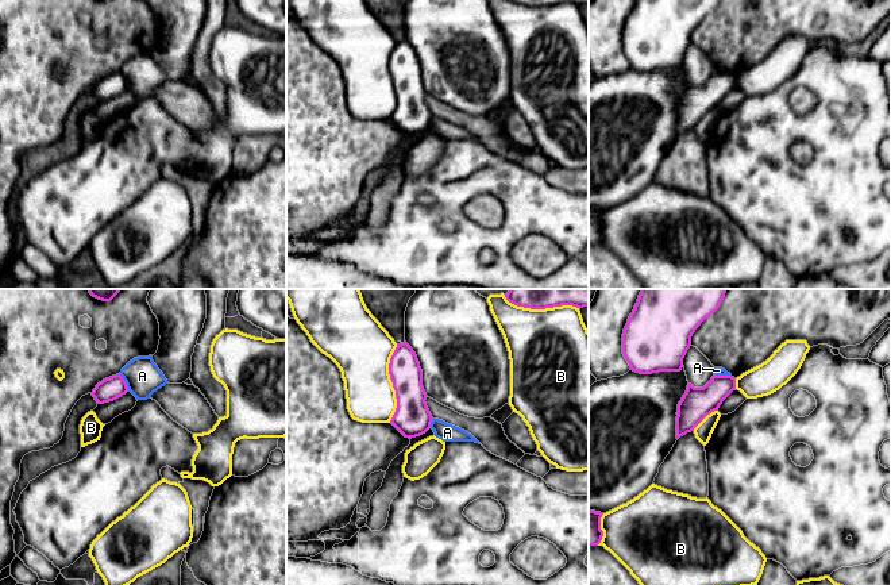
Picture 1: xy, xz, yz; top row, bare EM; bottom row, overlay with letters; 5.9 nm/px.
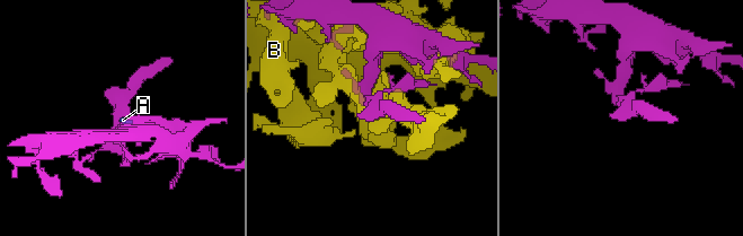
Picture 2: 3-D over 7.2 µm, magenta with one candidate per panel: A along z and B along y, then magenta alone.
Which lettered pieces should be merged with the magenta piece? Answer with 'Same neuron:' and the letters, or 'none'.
Same neuron: none

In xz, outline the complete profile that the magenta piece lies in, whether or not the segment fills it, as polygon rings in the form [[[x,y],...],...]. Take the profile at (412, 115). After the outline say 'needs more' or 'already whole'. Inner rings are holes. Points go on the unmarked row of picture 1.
[[[406,39],[397,42],[390,55],[389,72],[397,96],[390,120],[409,136],[425,131],[433,115],[425,100],[420,59]]]; already whole

